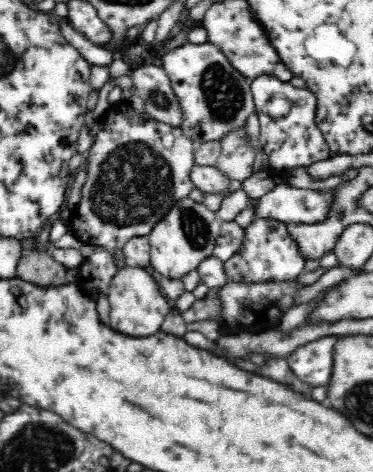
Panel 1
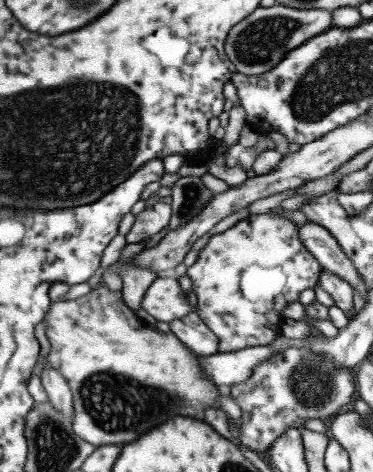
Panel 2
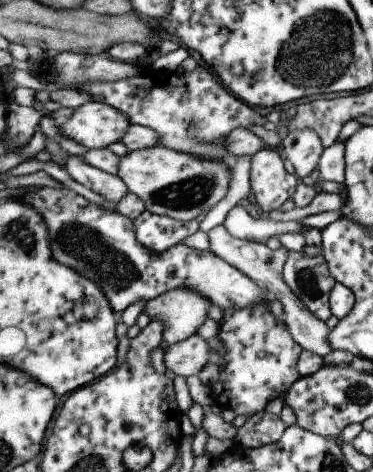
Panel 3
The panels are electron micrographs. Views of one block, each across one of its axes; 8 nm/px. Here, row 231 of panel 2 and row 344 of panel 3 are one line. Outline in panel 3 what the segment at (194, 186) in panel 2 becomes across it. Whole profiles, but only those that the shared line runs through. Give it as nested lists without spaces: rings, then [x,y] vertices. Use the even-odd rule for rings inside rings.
[[[179,288],[163,294],[155,302],[147,302],[147,312],[153,320],[167,324],[165,342],[175,346],[199,334],[199,328],[209,320],[213,300],[197,290]]]

